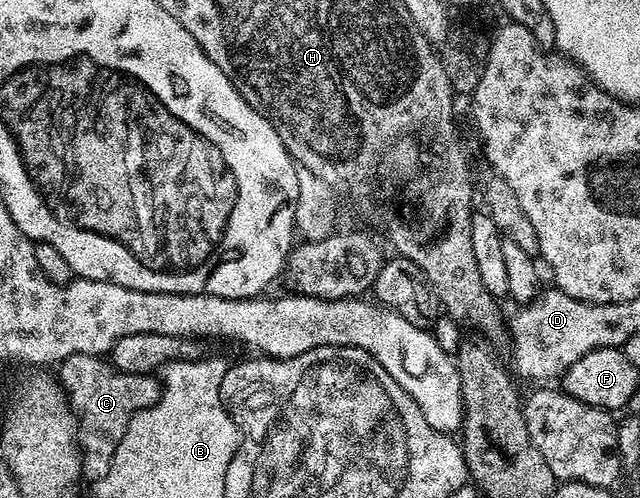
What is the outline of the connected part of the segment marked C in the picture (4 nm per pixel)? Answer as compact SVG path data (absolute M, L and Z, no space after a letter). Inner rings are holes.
M70 354L70 358L61 360L58 379L78 421L83 479L95 482L106 478L106 470L110 470L114 450L118 450L118 442L122 442L122 434L126 434L128 419L135 412L141 412L143 408L158 402L162 391L161 381L152 374L139 376L117 372L107 359L90 354Z

